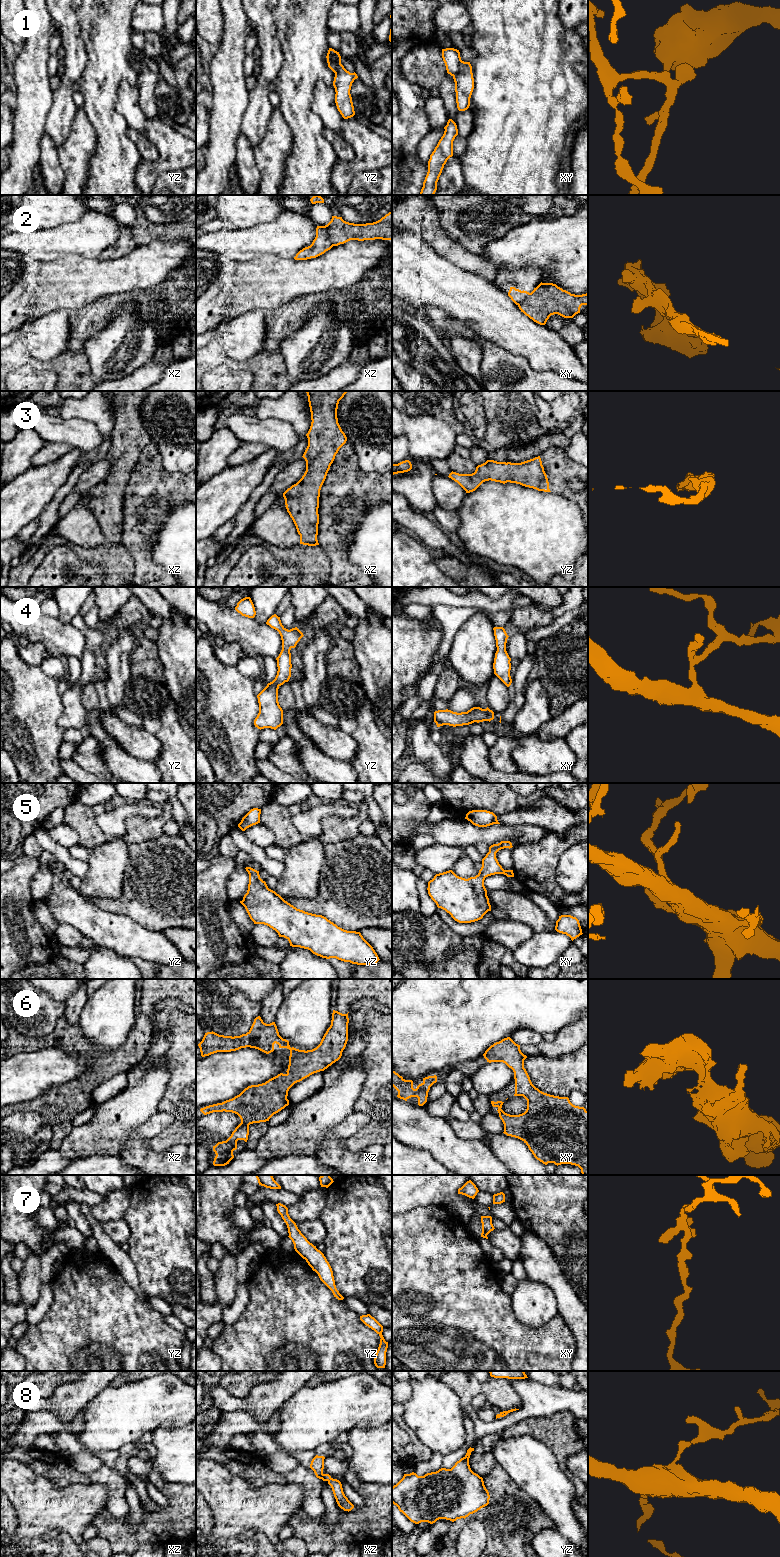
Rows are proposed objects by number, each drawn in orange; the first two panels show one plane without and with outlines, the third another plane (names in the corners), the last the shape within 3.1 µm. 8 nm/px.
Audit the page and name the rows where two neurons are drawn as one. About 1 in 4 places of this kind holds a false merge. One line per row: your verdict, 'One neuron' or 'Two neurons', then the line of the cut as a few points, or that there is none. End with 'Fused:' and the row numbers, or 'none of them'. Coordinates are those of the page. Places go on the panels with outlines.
1: Two neurons. Split along xy (462, 61), (459, 70), (453, 76)
2: Two neurons. Split along xz (322, 226), (332, 246)
3: One neuron. No split
4: One neuron. No split
5: One neuron. No split
6: One neuron. No split
7: One neuron. No split
8: One neuron. No split
Fused: 1, 2

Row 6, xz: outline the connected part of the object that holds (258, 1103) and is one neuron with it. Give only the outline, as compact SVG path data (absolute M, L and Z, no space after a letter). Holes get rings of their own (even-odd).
M333 1010L331 1025L320 1044L307 1051L291 1048L289 1041L279 1035L275 1022L266 1024L260 1016L254 1019L250 1030L240 1036L224 1036L213 1031L205 1033L198 1044L202 1057L246 1047L269 1054L274 1051L275 1043L279 1048L290 1050L286 1074L280 1073L265 1083L248 1086L232 1099L200 1109L204 1115L225 1111L235 1113L241 1119L241 1123L226 1141L213 1146L216 1154L214 1166L229 1164L234 1158L233 1151L237 1149L237 1141L247 1142L250 1124L269 1121L274 1114L289 1105L288 1091L295 1083L324 1071L341 1058L348 1041L348 1013Z

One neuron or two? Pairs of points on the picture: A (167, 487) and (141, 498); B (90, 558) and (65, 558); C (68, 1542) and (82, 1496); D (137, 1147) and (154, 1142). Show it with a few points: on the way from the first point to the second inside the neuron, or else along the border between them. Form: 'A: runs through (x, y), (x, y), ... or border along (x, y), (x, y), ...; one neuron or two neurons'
A: runs through (161, 493), (156, 498), (147, 498); one neuron
B: border along (57, 547), (67, 546), (82, 561), (100, 567); two neurons
C: border along (47, 1530), (64, 1530), (78, 1546); two neurons
D: border along (146, 1143), (151, 1148), (157, 1150); two neurons

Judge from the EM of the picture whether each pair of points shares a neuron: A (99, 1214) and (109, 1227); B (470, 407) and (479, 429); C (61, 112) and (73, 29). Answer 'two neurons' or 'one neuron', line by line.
A: two neurons
B: one neuron
C: one neuron

